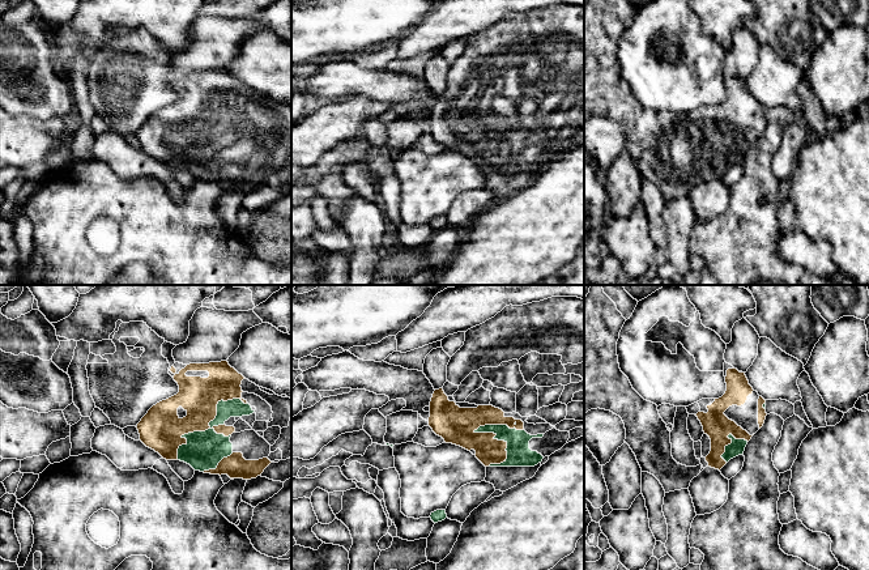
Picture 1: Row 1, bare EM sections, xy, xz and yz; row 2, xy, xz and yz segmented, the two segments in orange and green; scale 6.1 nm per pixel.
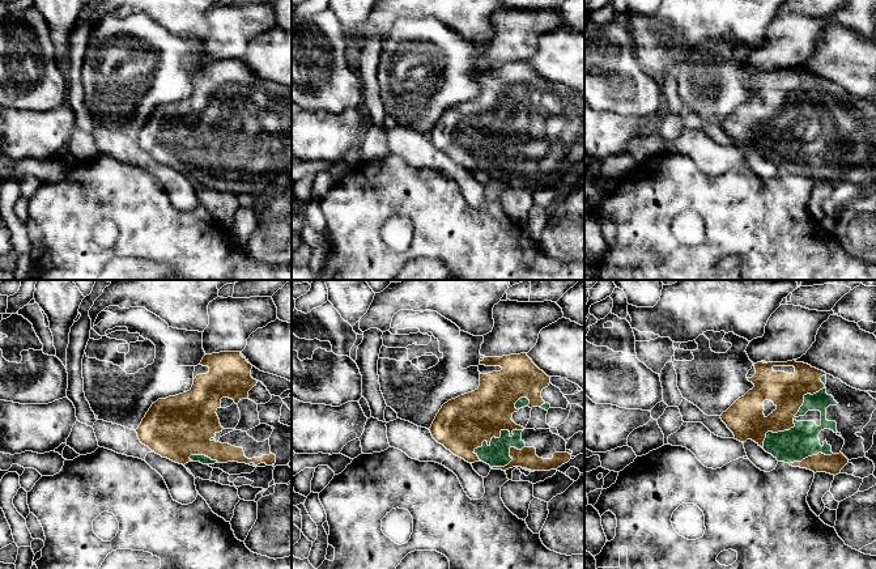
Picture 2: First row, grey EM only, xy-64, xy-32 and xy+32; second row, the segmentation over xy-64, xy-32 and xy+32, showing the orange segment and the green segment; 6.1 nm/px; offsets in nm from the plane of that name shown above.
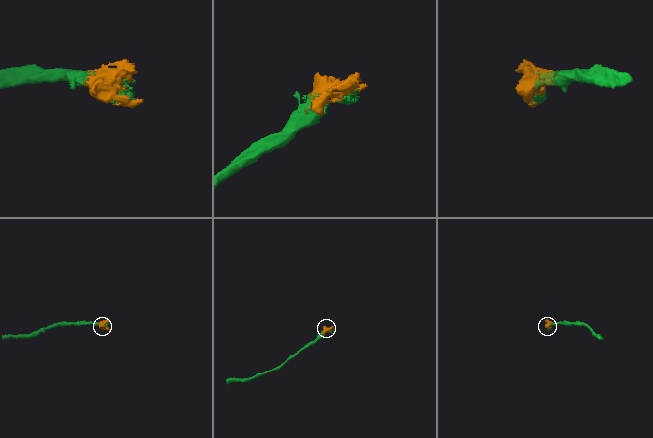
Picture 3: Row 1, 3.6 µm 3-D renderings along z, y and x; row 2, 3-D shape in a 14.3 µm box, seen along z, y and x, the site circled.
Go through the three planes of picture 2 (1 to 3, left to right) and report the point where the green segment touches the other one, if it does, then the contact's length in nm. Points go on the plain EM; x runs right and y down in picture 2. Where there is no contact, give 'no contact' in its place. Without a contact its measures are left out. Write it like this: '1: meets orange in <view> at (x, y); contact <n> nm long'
1: meets orange in xy-64 at (204, 161); contact 190 nm long
2: meets orange in xy-32 at (497, 144); contact 340 nm long
3: meets orange in xy+32 at (775, 139); contact 260 nm long

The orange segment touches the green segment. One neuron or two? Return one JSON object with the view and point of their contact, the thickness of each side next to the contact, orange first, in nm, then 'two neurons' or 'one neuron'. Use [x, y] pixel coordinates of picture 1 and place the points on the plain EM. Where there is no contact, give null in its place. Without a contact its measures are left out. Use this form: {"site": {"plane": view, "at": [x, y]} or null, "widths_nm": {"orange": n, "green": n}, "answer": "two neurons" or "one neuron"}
{"site": {"plane": "xy", "at": [209, 134]}, "widths_nm": {"orange": 240, "green": 240}, "answer": "one neuron"}

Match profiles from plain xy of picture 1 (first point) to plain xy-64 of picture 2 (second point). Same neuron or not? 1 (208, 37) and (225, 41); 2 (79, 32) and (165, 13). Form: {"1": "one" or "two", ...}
{"1": "one", "2": "one"}

